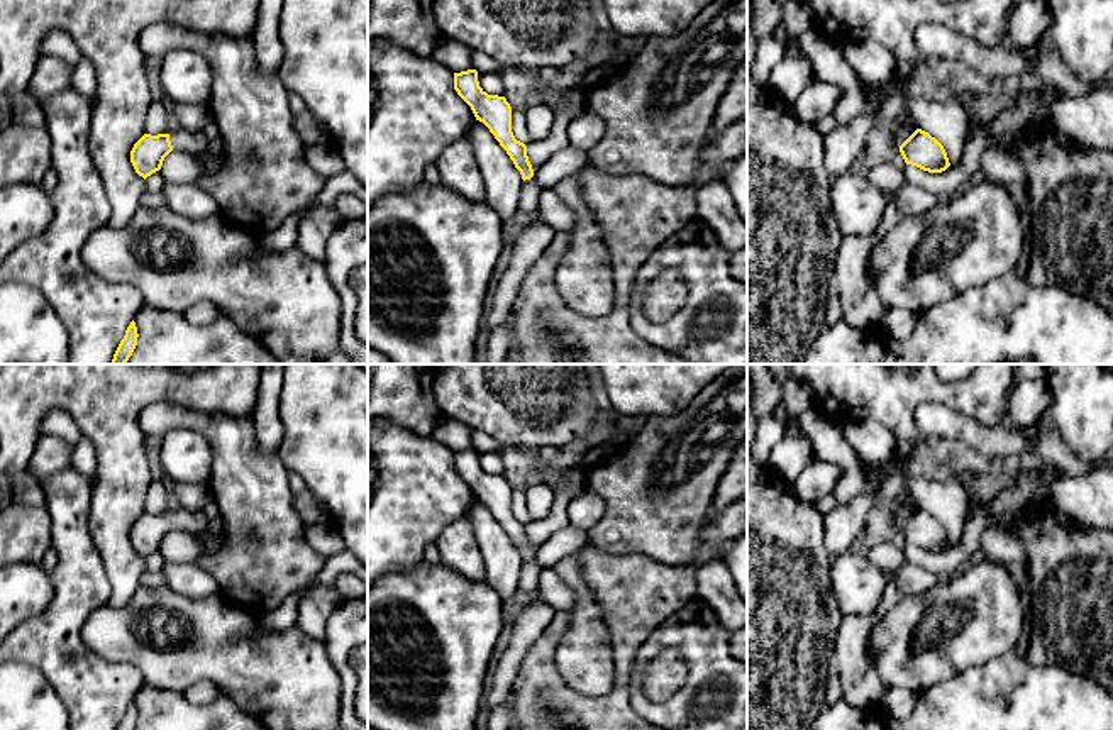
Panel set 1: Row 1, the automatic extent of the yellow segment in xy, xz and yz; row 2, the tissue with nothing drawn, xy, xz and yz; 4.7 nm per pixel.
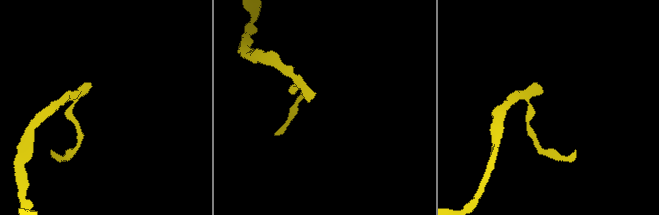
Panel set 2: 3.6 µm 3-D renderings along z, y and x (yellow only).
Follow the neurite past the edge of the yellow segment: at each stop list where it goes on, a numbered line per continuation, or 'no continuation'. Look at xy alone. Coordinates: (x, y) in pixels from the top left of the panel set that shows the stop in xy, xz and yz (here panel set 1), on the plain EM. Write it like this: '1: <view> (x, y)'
1: xy (183, 520)

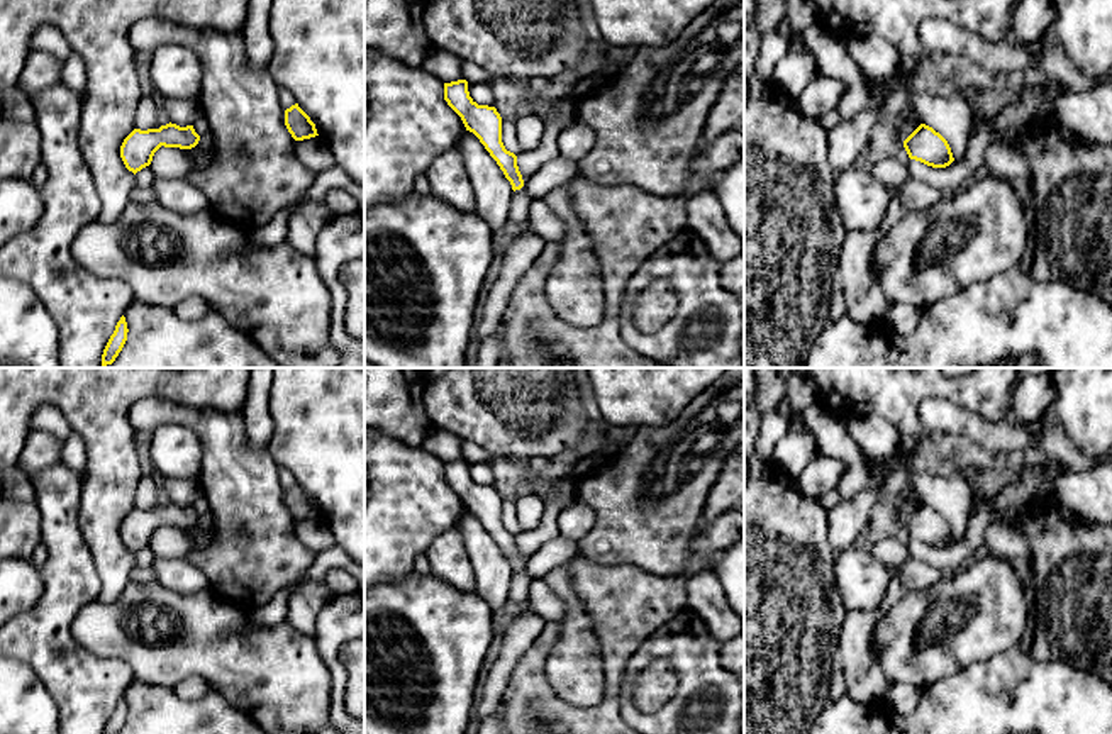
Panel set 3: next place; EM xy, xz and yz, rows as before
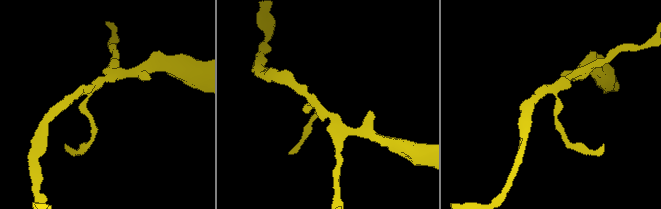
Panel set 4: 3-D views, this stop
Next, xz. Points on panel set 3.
no continuation

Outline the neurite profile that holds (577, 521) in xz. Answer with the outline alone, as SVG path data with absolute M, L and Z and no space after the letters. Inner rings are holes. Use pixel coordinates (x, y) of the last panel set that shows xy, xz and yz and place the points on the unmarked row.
M573 503L561 510L558 517L559 536L580 541L583 539L597 524L597 514L585 503Z

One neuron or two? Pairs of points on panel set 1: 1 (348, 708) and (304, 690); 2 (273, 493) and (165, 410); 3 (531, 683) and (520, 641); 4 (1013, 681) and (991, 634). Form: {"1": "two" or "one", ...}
{"1": "two", "2": "one", "3": "two", "4": "two"}

